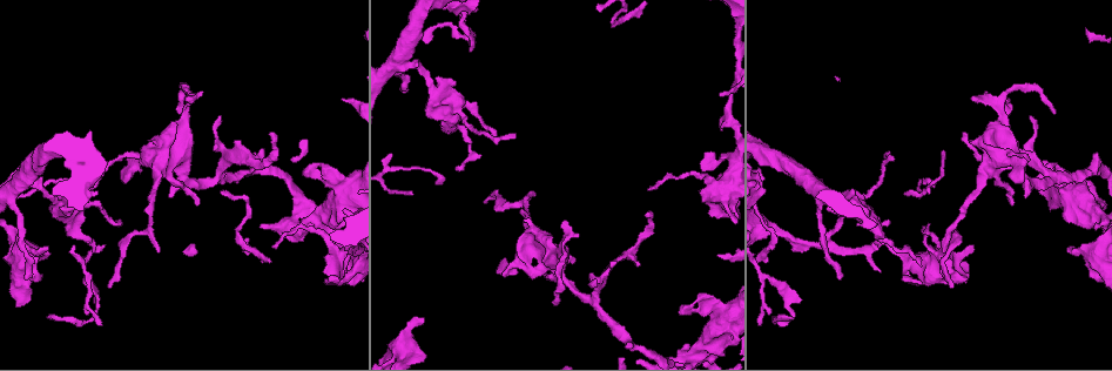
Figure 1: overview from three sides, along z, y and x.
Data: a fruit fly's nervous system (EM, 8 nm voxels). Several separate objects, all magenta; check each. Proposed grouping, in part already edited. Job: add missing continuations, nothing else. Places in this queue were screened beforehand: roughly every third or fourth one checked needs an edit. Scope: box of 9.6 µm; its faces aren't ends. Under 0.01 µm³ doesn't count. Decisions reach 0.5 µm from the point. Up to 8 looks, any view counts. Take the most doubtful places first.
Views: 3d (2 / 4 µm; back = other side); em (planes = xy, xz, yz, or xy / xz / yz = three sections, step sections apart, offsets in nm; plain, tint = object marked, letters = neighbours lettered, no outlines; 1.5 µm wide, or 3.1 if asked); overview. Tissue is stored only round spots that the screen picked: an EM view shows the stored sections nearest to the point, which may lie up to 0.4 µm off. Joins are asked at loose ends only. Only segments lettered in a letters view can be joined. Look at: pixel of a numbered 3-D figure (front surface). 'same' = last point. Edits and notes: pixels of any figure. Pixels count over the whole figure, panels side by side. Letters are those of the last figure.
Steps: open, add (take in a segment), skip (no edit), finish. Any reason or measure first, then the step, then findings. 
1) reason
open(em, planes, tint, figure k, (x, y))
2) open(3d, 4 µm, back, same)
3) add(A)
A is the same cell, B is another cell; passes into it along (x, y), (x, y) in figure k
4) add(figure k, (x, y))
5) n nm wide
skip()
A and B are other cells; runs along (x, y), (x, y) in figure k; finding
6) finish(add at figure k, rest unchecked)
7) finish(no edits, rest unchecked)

tapers out
open(em, xy, step 8, letters, figure 1, (1071, 250))

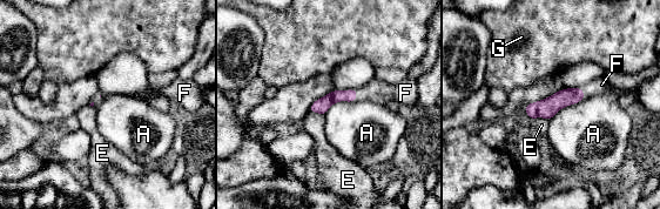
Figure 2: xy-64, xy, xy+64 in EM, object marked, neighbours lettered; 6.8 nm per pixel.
cut it another way
open(em, planes, letters, same)

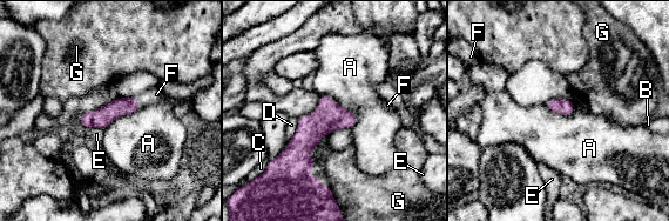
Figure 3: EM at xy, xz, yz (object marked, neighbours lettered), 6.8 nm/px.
110 nm wide
add(F)
F is the same cell, A, B, C, D, E and G are other cells; passes into it along (107, 114), (137, 101), (156, 94) in figure 3; it goes on there

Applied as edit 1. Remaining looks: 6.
redraw
open(overview)

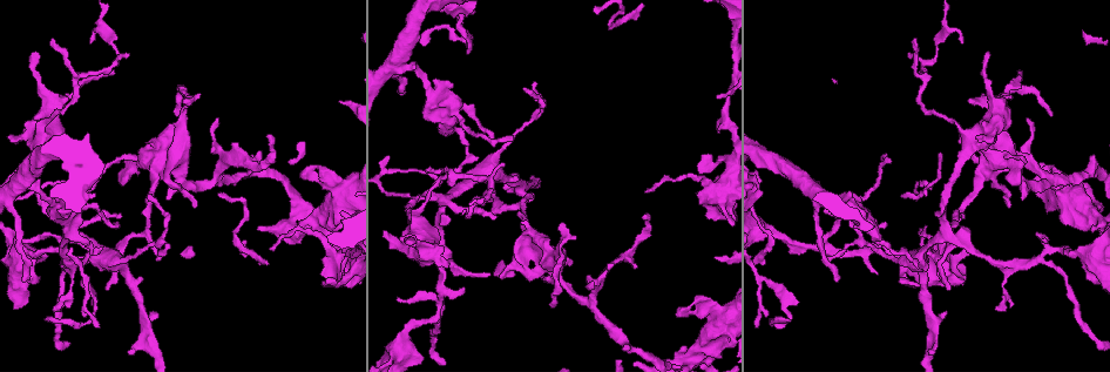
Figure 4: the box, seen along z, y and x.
tapers out
open(3d, 4 µm, figure 4, (552, 307))

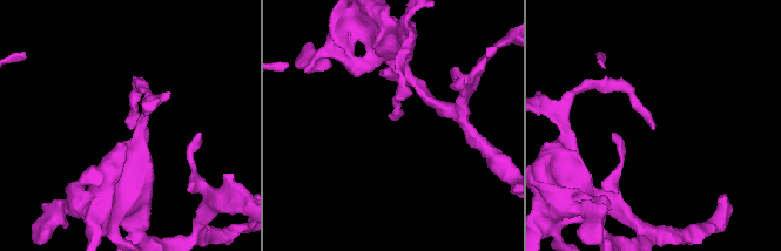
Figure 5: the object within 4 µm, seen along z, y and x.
need the tissue
open(em, planes, letters, figure 5, (129, 126))

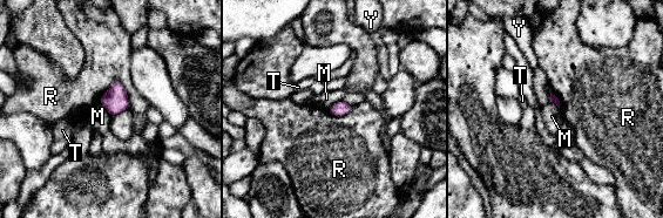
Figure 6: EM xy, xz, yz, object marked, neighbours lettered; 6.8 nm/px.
skip()
M, R, T and Y are other cells; border along (342, 100), (327, 109) in figure 6; no lettered segment goes on from it

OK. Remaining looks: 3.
finish(add at figure 3, rest unchecked)

